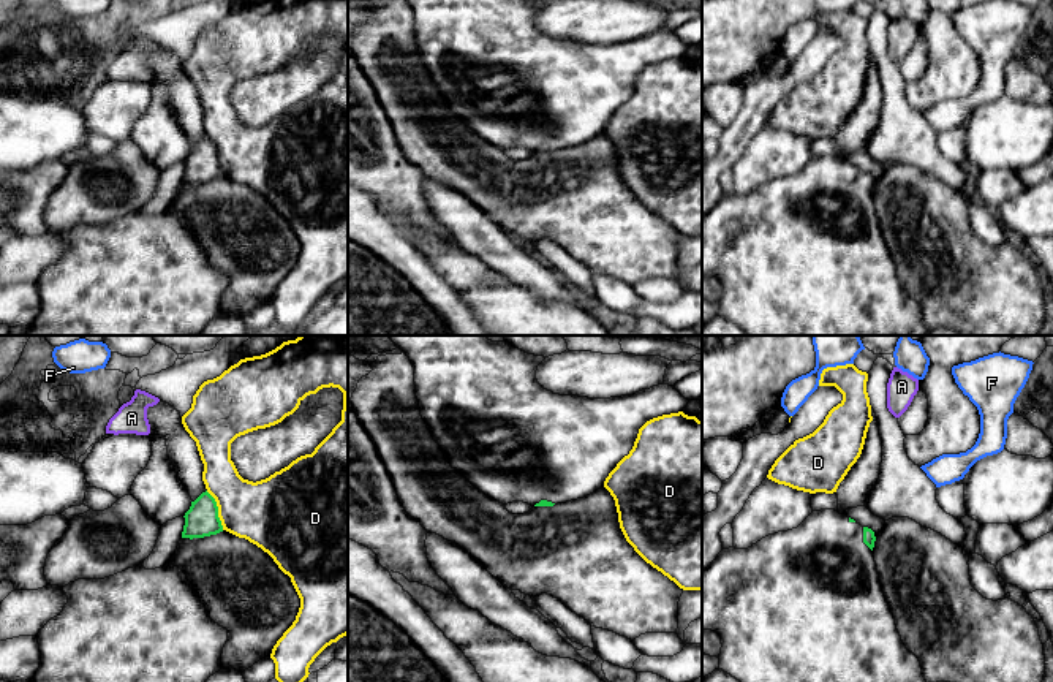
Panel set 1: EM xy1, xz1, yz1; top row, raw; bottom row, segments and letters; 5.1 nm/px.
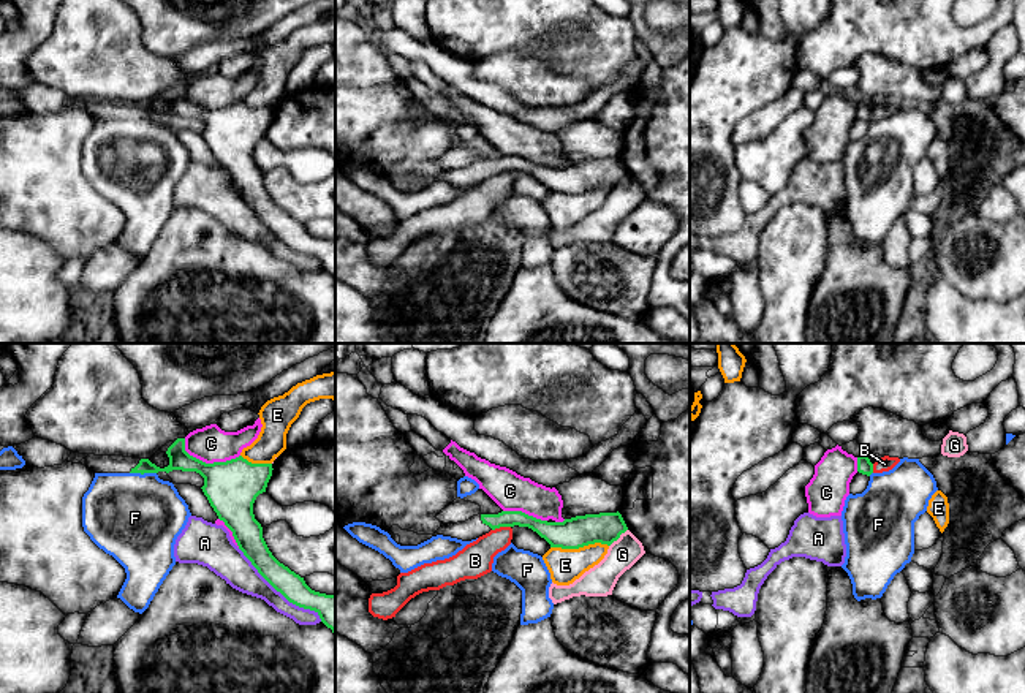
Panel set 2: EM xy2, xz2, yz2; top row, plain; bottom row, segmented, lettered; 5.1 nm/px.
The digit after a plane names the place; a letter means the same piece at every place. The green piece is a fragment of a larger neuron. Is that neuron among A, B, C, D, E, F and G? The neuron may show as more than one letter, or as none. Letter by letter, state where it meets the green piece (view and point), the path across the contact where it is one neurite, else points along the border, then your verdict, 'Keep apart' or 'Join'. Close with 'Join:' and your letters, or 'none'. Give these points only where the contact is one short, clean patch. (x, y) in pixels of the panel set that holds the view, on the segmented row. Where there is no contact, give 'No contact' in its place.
A: Touches green at xy2 (279, 590). Keep apart
B: Touches green at xz2 (500, 526). Boundary: xz2 (510, 526), (500, 526), (492, 530). Keep apart
C: Touches green at xy2 (208, 464). Keep apart
D: Touches green at xy1 (217, 510). Keep apart
E: Touches green at xz2 (579, 546). Boundary: xz2 (608, 545), (589, 543), (578, 548), (551, 548). Keep apart
F: Touches green at xy2 (143, 473). Keep apart
G: Touches green at xz2 (617, 538). Keep apart
Join: none

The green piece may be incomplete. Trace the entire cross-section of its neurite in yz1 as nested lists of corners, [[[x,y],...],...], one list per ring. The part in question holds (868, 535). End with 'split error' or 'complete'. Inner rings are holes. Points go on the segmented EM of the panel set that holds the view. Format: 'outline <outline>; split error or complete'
outline [[[835,510],[813,511],[797,529],[768,535],[748,549],[723,549],[702,571],[702,631],[721,636],[719,669],[740,682],[927,682],[919,658],[906,649],[884,597],[873,557],[874,532]]]; split error

